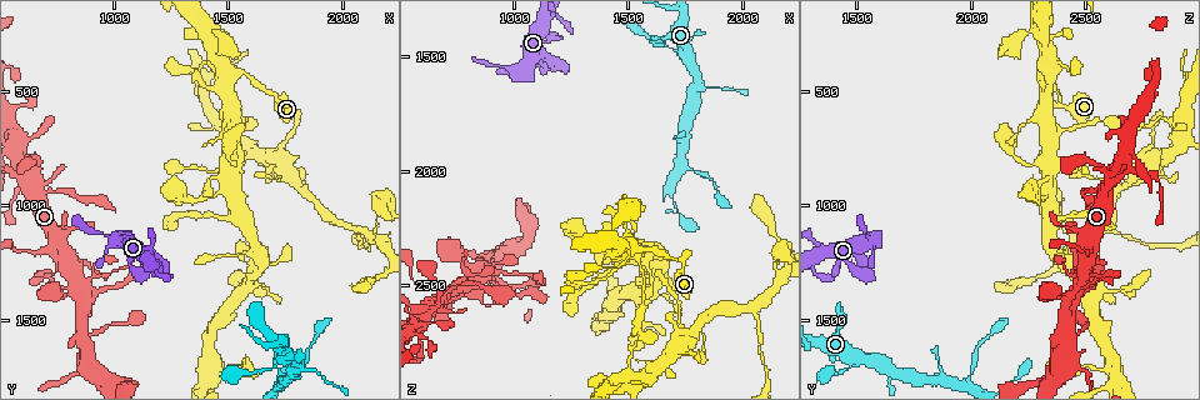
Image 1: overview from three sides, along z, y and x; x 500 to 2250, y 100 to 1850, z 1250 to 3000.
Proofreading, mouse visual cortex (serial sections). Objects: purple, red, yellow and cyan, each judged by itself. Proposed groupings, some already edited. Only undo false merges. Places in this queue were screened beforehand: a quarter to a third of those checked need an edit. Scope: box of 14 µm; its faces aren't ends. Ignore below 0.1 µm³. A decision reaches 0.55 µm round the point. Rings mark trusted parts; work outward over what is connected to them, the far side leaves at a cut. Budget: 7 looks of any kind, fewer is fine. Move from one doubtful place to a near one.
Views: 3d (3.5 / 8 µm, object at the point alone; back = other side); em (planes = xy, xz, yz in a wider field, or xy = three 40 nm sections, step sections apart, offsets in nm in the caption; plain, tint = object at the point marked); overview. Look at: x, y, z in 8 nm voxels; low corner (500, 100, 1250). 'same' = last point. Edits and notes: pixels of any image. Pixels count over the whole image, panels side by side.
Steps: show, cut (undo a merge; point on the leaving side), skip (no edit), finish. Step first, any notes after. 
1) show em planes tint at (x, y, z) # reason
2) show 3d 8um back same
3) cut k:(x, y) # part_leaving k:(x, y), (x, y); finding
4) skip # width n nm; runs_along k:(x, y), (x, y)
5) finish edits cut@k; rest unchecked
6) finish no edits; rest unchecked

show 3d 3.5um at (1780, 1750, 2000) # narrows sharply

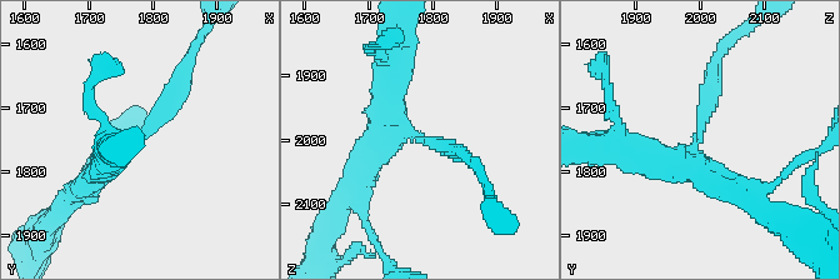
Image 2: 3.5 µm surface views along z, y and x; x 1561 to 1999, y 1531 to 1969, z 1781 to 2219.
show em xy step 2 plain at (1780, 1750, 1995) # arm_widths 250, 400 nm; now the EM

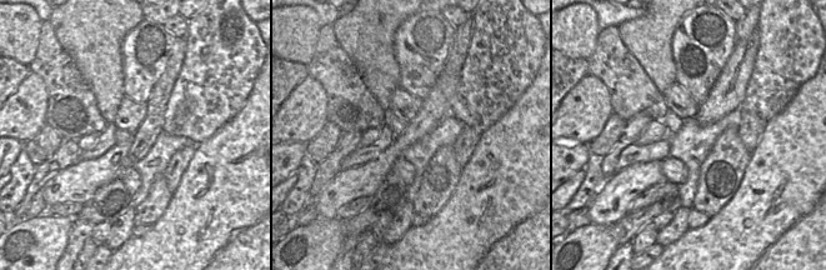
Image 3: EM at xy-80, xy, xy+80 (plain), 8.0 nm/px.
show em xy step 2 tint same # with the object marked

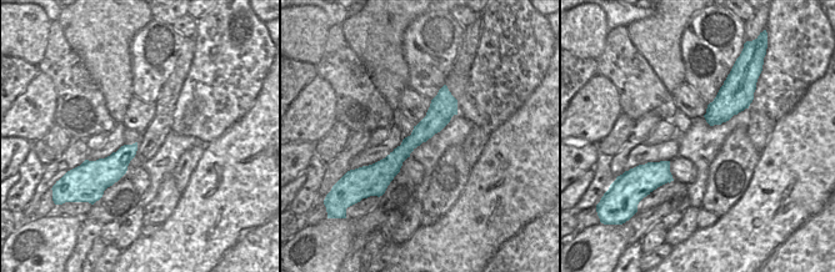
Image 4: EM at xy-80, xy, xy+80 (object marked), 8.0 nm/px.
skip # runs_along 4:(444, 90), (439, 115), (368, 177); continuous, no second cell

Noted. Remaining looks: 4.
show 3d 3.5um at (770, 1140, 2510) # arms part here

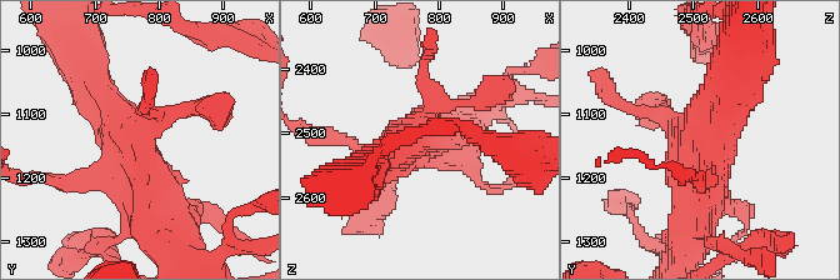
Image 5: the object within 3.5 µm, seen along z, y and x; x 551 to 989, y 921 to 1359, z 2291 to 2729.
show em xy step 5 tint at (760, 1150, 2505) # now the EM

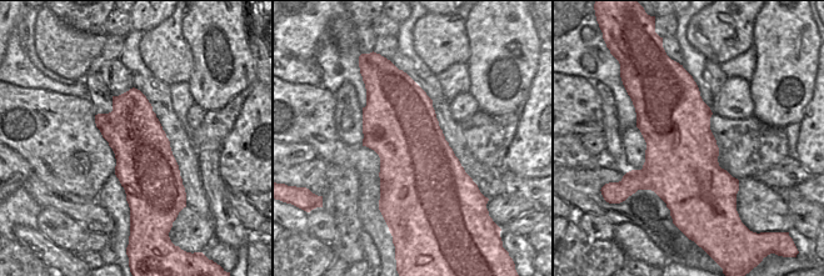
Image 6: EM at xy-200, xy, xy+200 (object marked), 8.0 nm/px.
skip # width 600 nm; runs_along 5:(91, 83), (141, 159), (156, 229); continuous, no second cell

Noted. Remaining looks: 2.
show 3d 3.5um at (1520, 410, 2330) # looks like a crossing

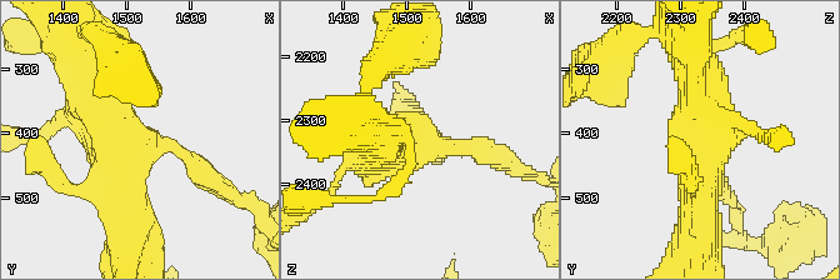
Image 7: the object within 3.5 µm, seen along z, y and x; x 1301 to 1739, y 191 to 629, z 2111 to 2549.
show em planes tint at (1530, 415, 2330)

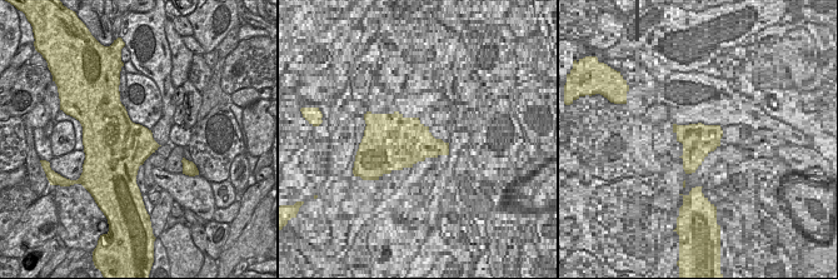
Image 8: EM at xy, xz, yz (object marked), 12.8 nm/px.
skip # runs_along 7:(479, 150), (414, 138); one cell here

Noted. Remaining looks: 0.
finish no edits; rest unchecked

